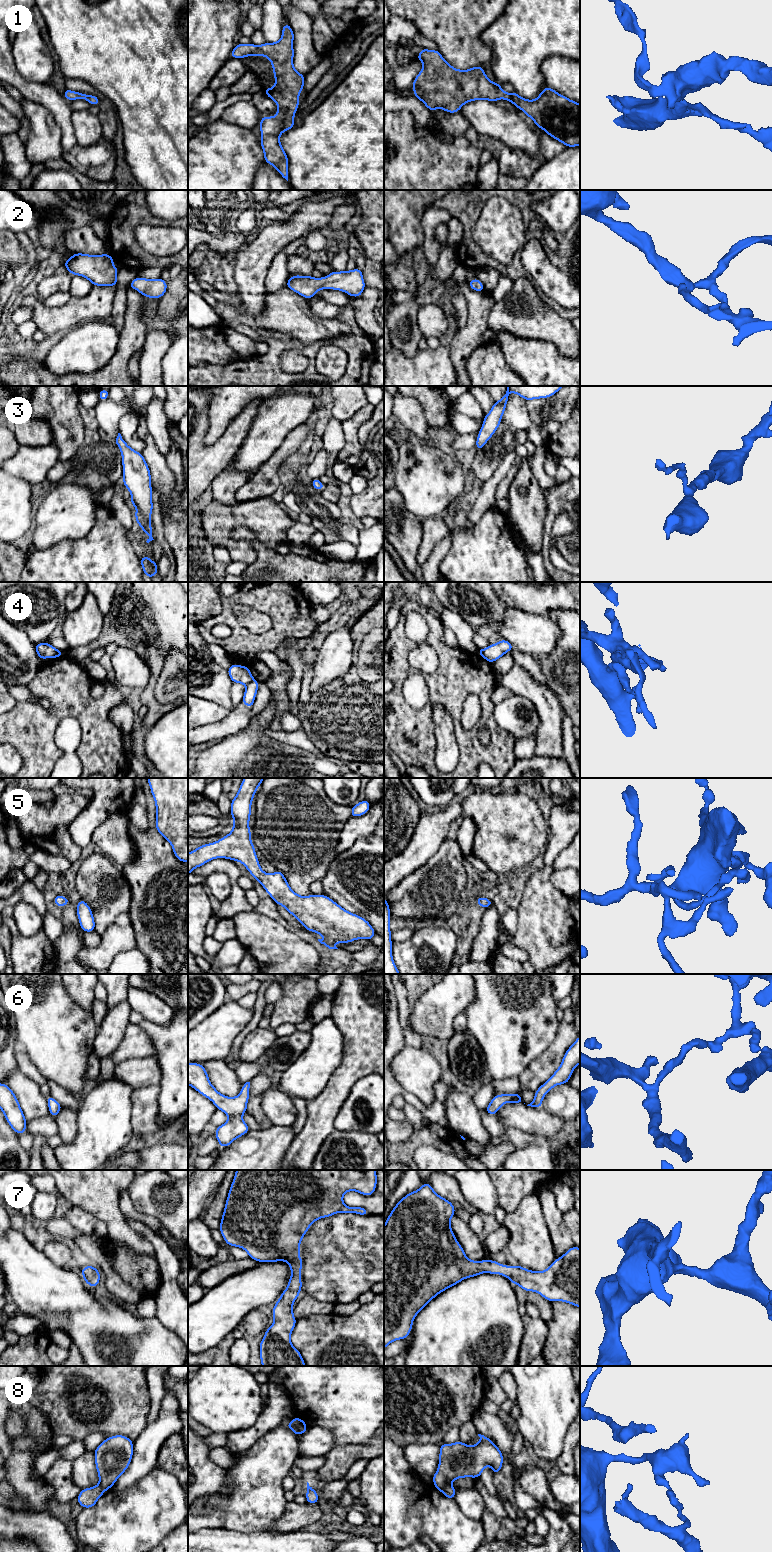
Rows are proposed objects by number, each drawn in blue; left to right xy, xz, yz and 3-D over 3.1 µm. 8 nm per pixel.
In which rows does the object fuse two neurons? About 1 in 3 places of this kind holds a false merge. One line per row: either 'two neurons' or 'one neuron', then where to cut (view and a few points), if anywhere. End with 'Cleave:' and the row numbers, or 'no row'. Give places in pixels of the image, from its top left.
1: one neuron; no cut
2: one neuron; no cut
3: one neuron; no cut
4: two neurons; cut in xy along (56, 649), (52, 657)
5: one neuron; no cut
6: one neuron; no cut
7: one neuron; no cut
8: two neurons; cut in xz along (291, 1421), (299, 1434)
Cleave: 4, 8

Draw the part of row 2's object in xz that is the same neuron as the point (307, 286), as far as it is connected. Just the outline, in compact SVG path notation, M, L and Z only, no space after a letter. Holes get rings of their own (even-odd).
M355 268L351 271L332 271L323 278L301 275L290 276L286 287L310 300L318 290L322 289L339 290L349 296L360 297L366 285L363 279L363 272Z

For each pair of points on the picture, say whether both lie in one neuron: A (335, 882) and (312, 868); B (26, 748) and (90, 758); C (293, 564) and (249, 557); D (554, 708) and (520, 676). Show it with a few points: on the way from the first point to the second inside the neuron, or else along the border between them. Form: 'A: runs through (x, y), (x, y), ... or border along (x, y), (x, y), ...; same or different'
A: border along (338, 855), (330, 863), (326, 874), (320, 880); different
B: runs through (48, 724), (60, 712), (76, 712), (90, 734); same
C: border along (241, 540), (255, 552), (252, 564); different
D: runs through (546, 702), (528, 684); same

